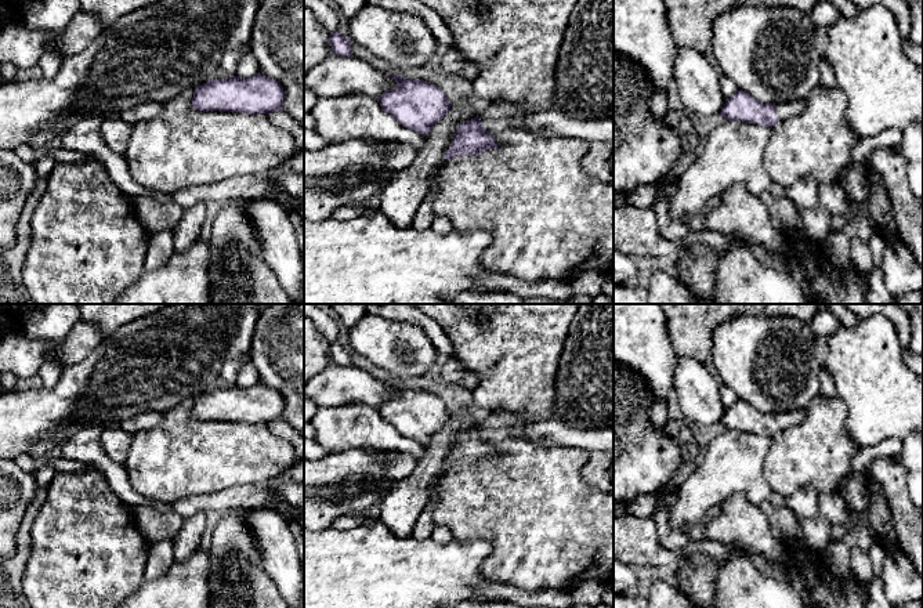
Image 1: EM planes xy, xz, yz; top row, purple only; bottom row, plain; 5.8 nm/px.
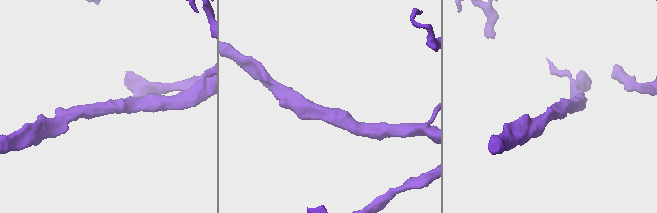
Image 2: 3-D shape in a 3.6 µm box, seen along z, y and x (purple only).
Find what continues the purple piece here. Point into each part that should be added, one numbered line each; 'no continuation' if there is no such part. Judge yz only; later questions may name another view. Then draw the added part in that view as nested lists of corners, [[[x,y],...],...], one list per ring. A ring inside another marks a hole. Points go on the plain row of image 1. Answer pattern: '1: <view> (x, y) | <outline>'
1: yz (785, 419) | [[[801,409],[801,410],[794,410],[794,412],[782,412],[775,416],[777,416],[778,428],[785,430],[790,426],[800,424],[806,417],[806,412],[804,409]]]

